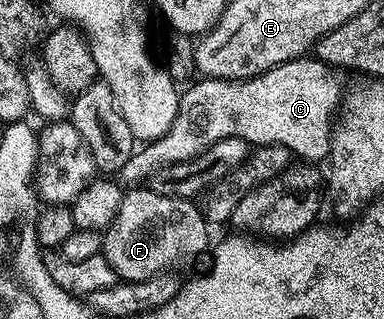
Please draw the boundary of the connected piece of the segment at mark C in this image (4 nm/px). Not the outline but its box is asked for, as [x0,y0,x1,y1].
[120,55,342,185]

